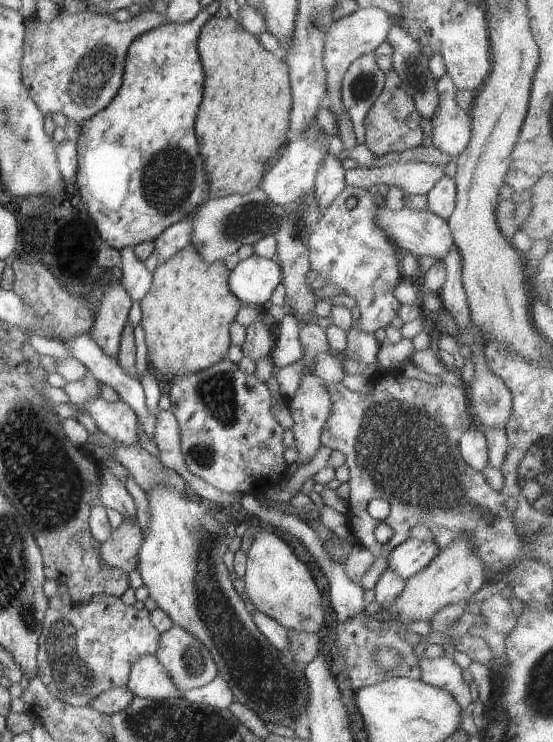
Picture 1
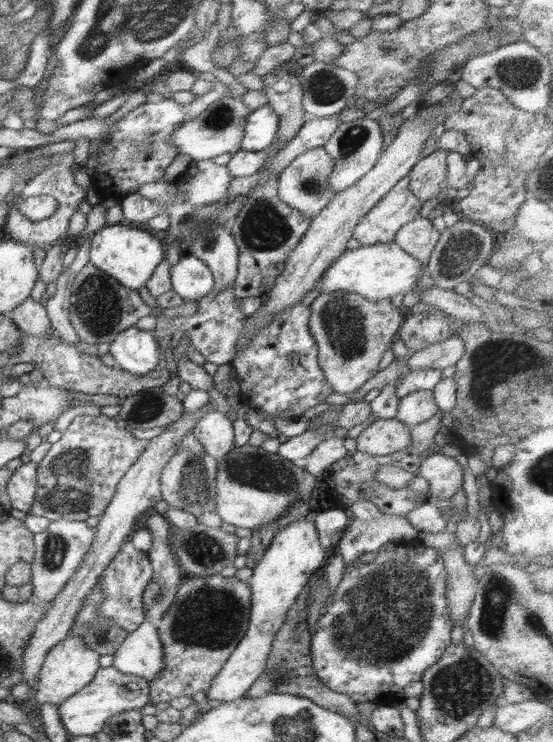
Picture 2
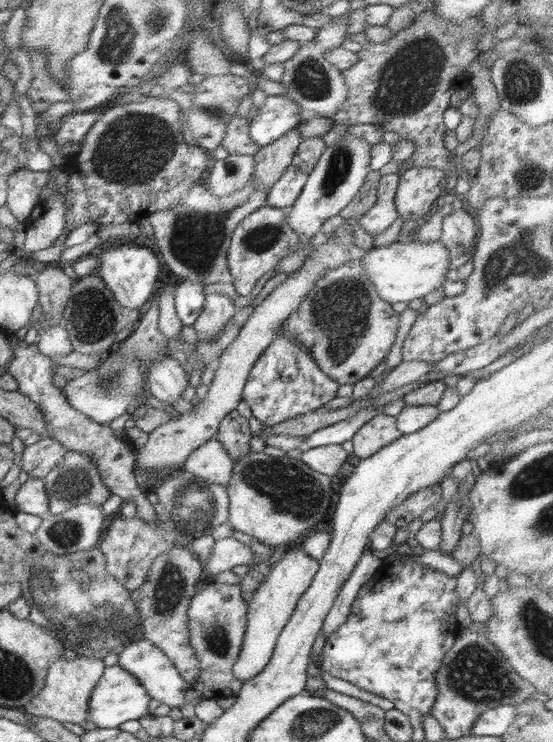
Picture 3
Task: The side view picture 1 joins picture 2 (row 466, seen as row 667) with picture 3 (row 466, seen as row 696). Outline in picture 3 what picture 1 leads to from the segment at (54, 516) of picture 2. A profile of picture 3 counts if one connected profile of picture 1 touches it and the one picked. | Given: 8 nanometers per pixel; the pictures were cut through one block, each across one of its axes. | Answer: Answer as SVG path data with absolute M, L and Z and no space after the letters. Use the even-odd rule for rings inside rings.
M75 451L66 453L66 457L42 479L49 498L48 516L66 512L79 504L102 506L104 501L112 495L109 488L102 484L94 459L86 457L84 453Z

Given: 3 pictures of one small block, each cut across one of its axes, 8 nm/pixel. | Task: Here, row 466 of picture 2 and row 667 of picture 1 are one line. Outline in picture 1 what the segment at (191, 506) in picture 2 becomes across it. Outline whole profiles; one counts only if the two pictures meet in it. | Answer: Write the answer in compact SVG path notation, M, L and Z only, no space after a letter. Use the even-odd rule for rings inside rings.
M173 624L170 630L159 634L159 642L156 658L166 668L166 672L170 672L172 682L176 682L176 686L182 690L182 693L192 688L200 688L206 682L212 682L212 678L216 678L216 674L219 674L210 650L194 634L186 632L182 626Z

